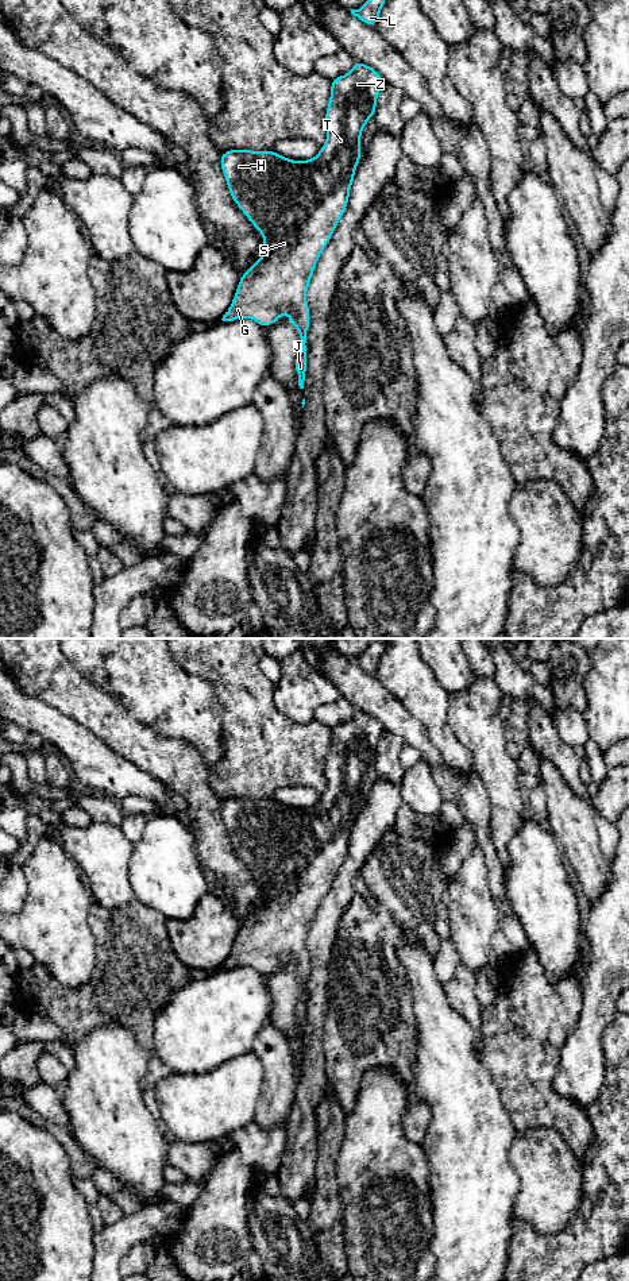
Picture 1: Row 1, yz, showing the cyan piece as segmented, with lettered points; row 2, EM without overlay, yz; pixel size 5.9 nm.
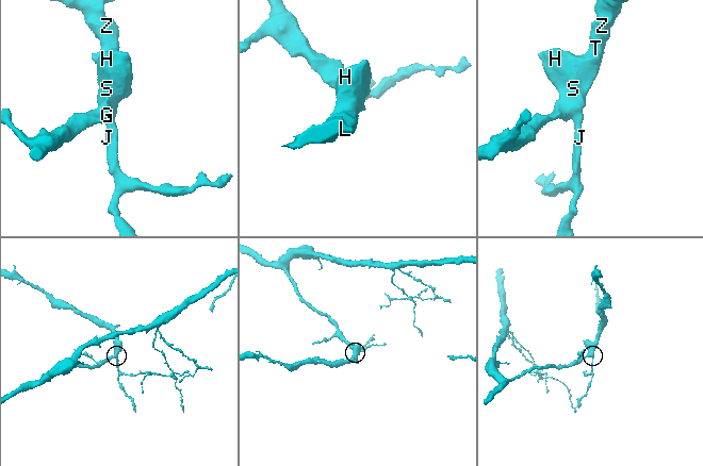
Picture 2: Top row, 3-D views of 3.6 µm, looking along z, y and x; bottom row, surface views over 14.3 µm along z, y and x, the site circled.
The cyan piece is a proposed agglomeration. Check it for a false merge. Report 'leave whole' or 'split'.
leave whole

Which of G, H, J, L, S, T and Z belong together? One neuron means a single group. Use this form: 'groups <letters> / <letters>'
groups G H J L S T Z

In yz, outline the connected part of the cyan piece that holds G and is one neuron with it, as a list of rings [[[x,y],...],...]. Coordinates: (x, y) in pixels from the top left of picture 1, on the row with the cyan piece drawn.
[[[360,61],[354,62],[350,73],[331,80],[331,99],[325,111],[328,138],[313,159],[292,161],[274,150],[244,148],[223,151],[220,157],[220,167],[232,200],[265,240],[263,256],[240,275],[235,298],[221,320],[248,317],[266,328],[289,312],[289,321],[296,327],[302,342],[296,359],[300,389],[304,389],[305,343],[310,325],[306,289],[317,259],[347,208],[356,165],[362,158],[360,135],[368,119],[375,115],[377,97],[383,82],[374,67]]]

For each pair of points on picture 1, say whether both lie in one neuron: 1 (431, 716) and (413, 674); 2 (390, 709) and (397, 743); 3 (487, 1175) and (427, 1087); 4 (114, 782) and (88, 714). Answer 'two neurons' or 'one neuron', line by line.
1: one neuron
2: two neurons
3: one neuron
4: two neurons

